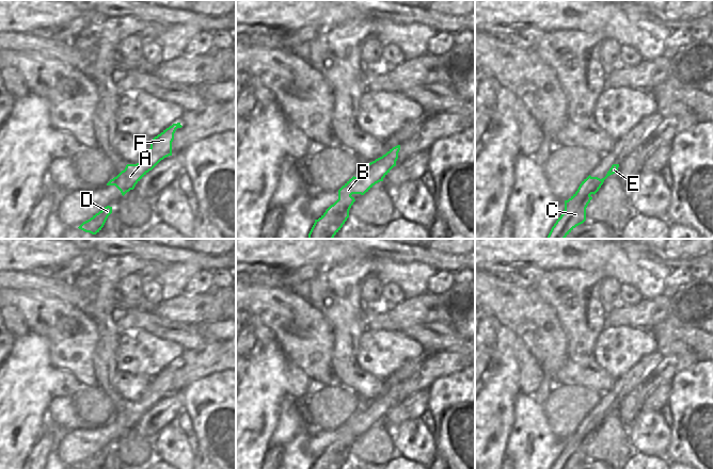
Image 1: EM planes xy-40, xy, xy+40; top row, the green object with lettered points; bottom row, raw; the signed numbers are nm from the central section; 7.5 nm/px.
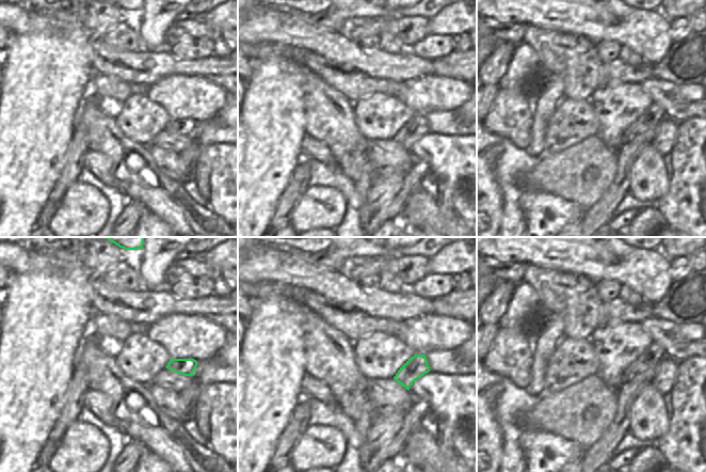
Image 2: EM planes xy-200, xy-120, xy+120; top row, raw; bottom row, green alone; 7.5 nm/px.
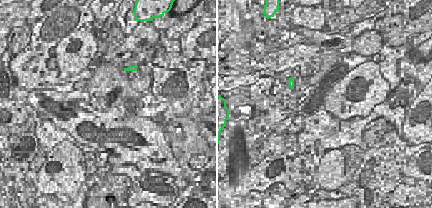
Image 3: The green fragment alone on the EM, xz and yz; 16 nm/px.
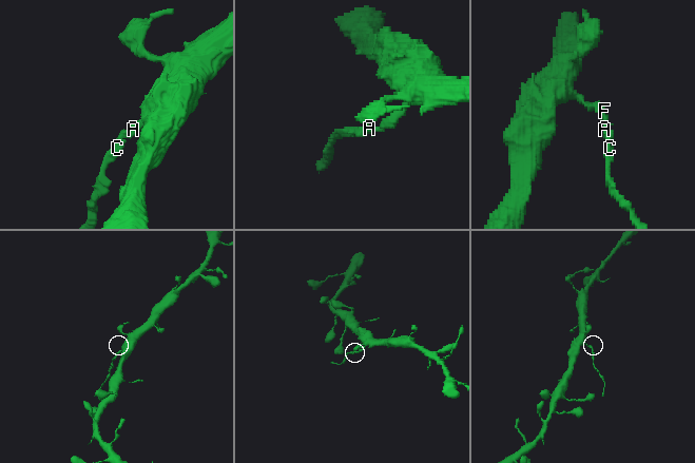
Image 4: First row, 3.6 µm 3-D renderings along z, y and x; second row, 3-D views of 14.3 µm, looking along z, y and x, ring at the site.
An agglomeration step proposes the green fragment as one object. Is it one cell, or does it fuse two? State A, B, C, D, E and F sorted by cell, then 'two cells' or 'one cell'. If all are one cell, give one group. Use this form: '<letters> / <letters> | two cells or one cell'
A B C D E / F | two cells

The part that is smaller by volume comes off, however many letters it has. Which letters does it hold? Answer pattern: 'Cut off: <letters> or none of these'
Cut off: A, B, C, D, E.

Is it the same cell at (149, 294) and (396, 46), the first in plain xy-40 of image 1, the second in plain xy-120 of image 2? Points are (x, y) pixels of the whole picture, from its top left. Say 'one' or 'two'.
one

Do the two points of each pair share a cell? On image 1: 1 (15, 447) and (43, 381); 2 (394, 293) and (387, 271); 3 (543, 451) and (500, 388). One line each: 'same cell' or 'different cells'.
1: same cell
2: different cells
3: different cells

